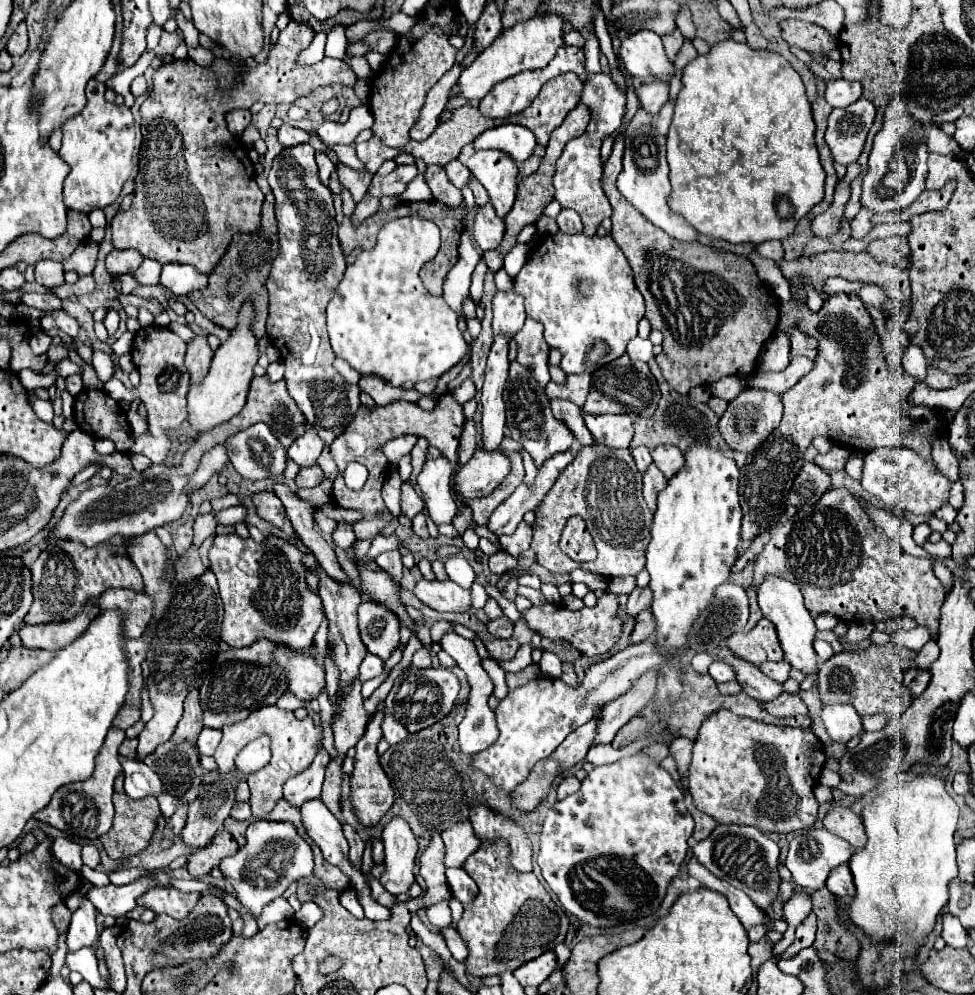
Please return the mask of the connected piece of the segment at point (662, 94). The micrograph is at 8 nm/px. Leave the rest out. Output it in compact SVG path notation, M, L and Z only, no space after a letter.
M638 84L636 86L636 96L640 100L640 106L656 116L664 102L668 102L668 86L666 84Z

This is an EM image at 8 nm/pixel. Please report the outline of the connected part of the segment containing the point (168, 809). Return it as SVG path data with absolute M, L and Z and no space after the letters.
M165 793L160 794L160 796L157 797L157 801L161 814L165 819L168 819L175 812L175 808L177 808L184 801L184 798Z

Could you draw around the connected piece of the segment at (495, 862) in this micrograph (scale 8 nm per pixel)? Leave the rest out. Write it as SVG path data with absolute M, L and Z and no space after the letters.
M486 840L464 864L464 870L478 884L480 892L470 904L464 906L464 914L458 920L456 930L468 946L468 958L464 960L466 972L472 976L478 976L478 978L502 974L506 970L514 972L516 968L520 968L520 964L526 964L526 960L534 960L536 956L540 956L548 950L554 950L554 946L564 942L566 930L568 930L568 918L562 912L562 908L558 908L552 902L550 894L546 892L546 888L538 882L538 878L532 872L520 874L510 868L508 852L510 850L504 840Z

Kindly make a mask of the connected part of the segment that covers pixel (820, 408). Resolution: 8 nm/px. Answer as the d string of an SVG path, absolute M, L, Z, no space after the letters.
M832 294L818 312L812 312L808 308L804 314L804 328L812 330L818 342L818 356L814 360L814 368L796 386L792 386L792 390L782 394L784 416L780 426L776 428L776 432L772 432L772 436L768 436L768 440L764 440L764 444L760 444L760 448L756 448L756 452L748 454L746 466L740 468L738 492L744 512L742 540L752 540L762 528L768 528L768 524L774 524L774 520L780 518L780 512L786 508L786 496L790 492L790 486L802 468L804 450L816 436L824 436L844 448L848 446L852 452L870 452L880 446L906 446L924 460L932 460L932 446L942 440L948 430L948 422L936 408L916 406L910 402L910 394L916 388L918 380L910 374L894 374L888 368L880 336L874 328L874 320L856 294Z

